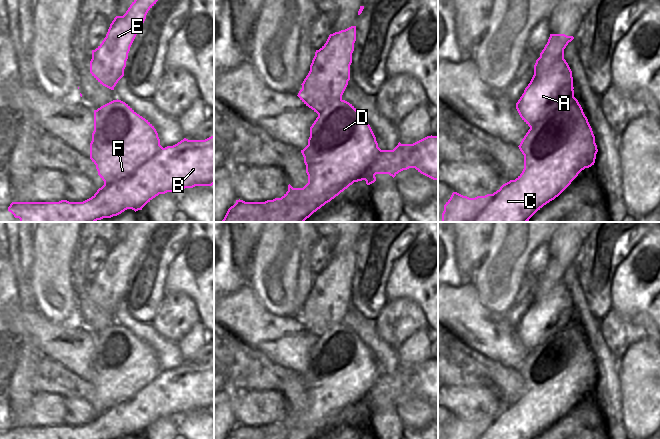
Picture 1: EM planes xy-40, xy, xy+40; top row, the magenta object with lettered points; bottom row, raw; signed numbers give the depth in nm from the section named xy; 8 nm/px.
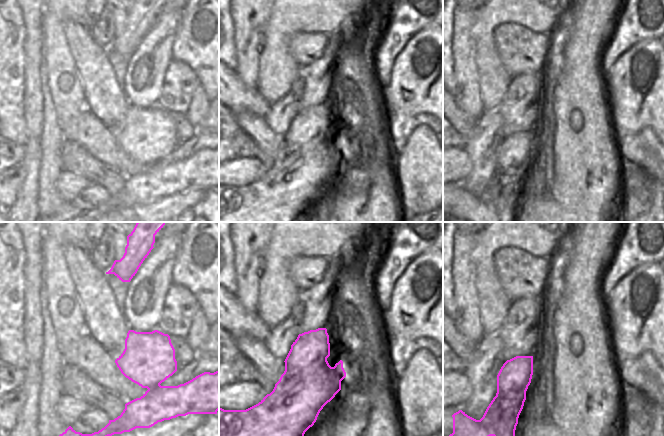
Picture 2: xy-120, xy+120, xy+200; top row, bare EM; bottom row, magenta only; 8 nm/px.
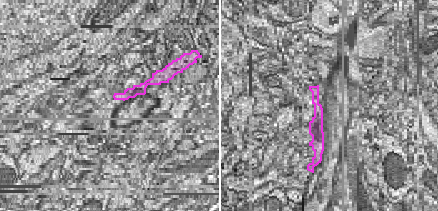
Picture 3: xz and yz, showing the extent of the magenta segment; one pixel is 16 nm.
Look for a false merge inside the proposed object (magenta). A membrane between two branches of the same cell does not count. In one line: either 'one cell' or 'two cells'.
two cells

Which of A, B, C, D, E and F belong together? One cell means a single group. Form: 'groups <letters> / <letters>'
groups A E / B C D F

